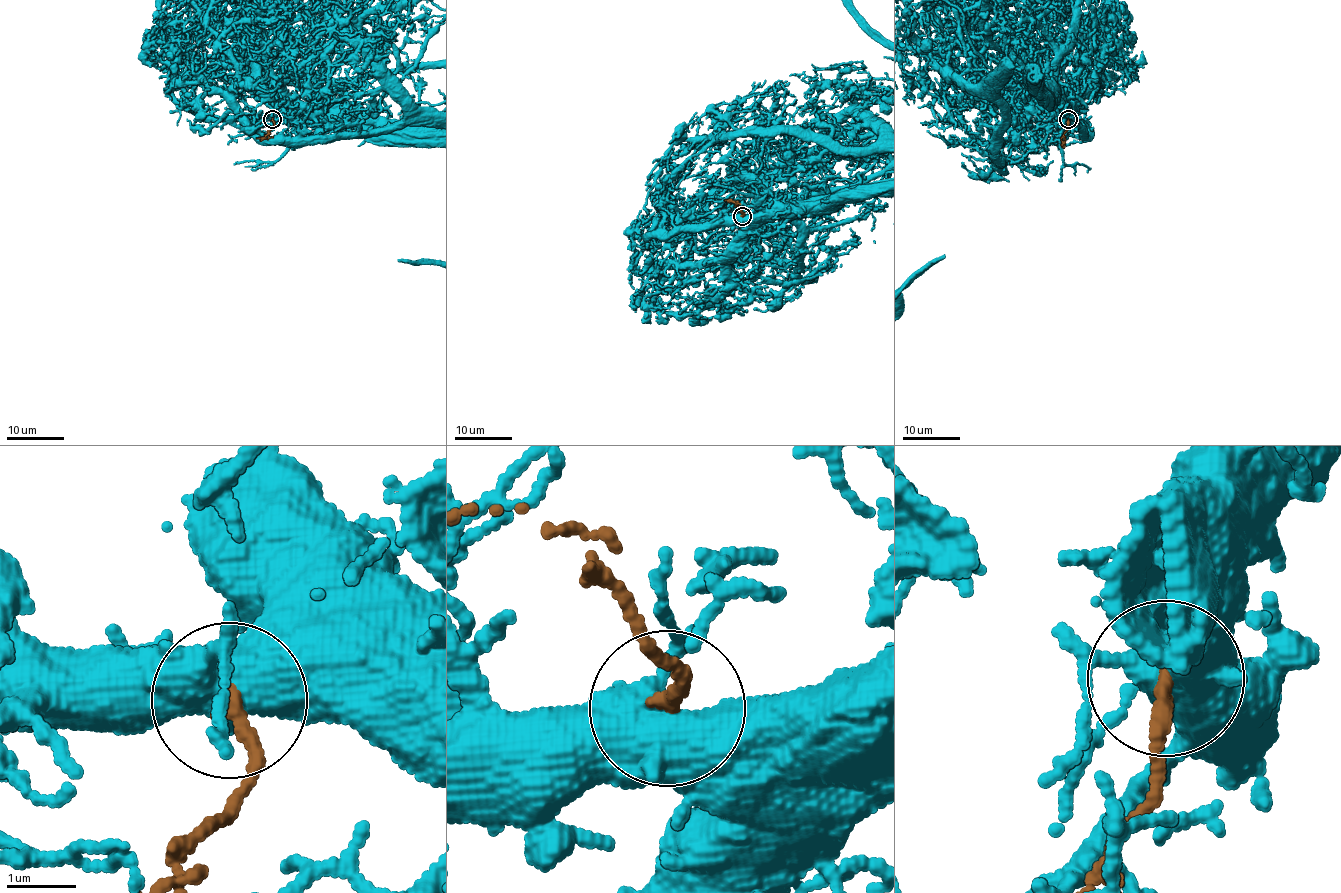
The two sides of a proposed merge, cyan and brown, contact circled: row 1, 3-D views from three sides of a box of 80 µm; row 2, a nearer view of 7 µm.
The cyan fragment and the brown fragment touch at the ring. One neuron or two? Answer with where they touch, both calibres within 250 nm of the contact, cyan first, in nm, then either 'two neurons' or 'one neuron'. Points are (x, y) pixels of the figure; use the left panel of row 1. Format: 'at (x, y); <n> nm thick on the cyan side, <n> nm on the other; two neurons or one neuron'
at (272, 119); 600 nm thick on the cyan side, 200 nm on the other; two neurons

